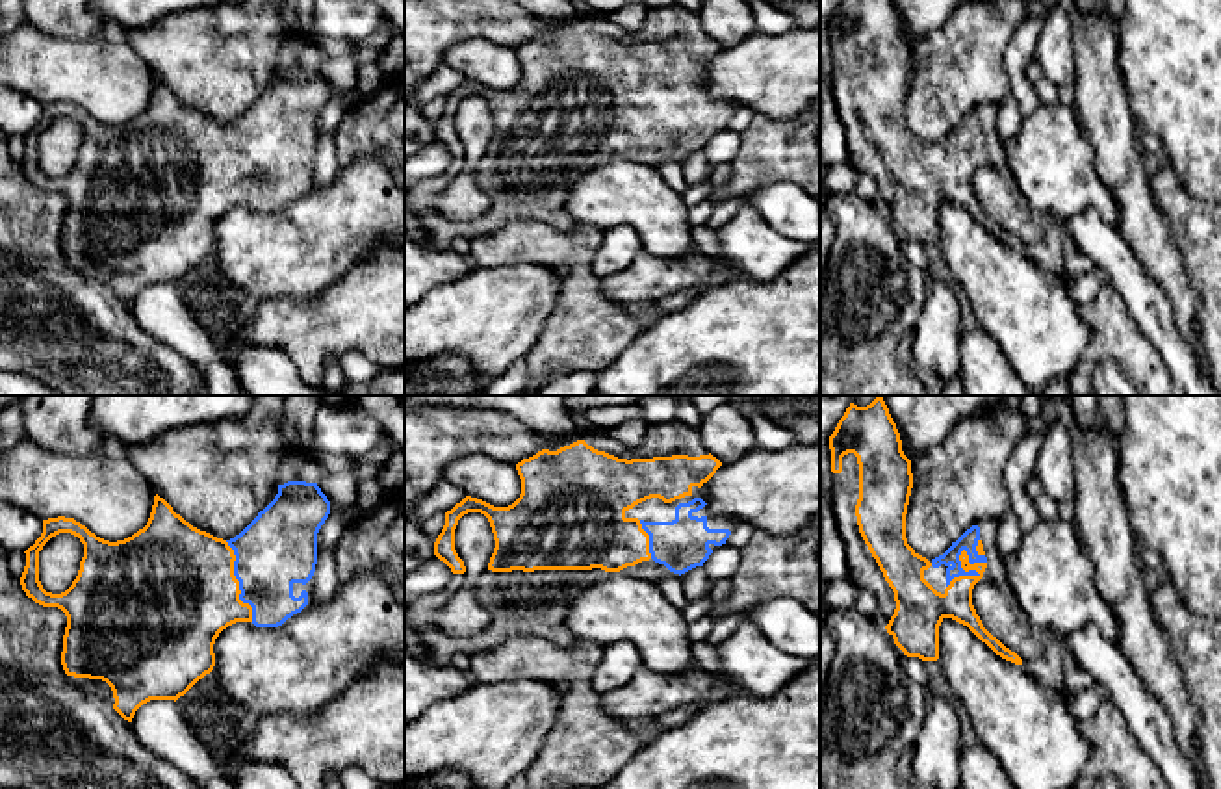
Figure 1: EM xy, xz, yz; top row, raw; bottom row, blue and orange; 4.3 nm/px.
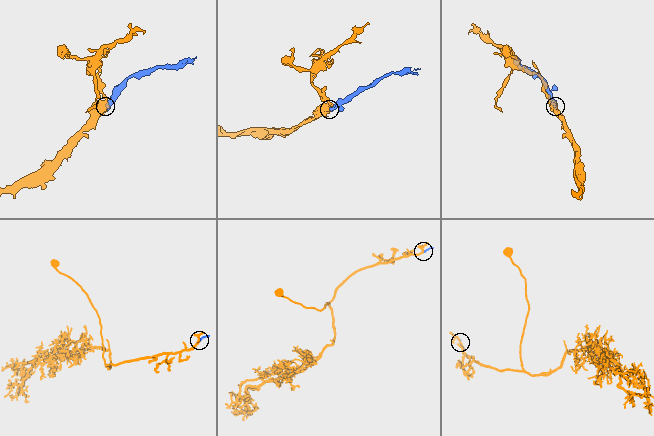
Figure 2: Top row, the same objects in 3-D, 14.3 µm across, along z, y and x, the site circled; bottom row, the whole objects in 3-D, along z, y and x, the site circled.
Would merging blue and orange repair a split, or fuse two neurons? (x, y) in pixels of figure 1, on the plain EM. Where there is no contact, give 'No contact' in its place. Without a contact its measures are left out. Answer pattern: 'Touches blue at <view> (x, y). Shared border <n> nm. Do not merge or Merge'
Touches blue at yz (958, 142). Shared border 200 nm. Merge

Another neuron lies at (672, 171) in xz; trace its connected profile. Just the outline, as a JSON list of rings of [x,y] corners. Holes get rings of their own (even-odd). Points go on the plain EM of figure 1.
[[[670,156],[666,162],[659,163],[655,169],[675,193],[683,195],[688,189],[679,158]]]

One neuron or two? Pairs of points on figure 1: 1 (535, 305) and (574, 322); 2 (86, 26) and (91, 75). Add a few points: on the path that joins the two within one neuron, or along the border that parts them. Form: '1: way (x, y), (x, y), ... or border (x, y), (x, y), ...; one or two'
1: border (552, 270), (559, 284), (559, 301), (529, 349); two
2: border (45, 32), (56, 38), (114, 34); two

